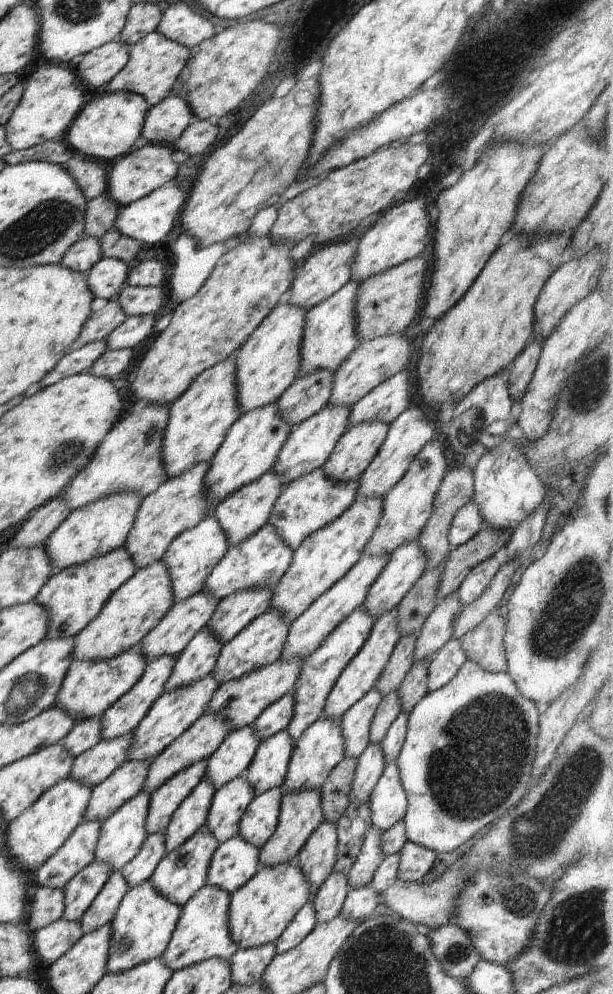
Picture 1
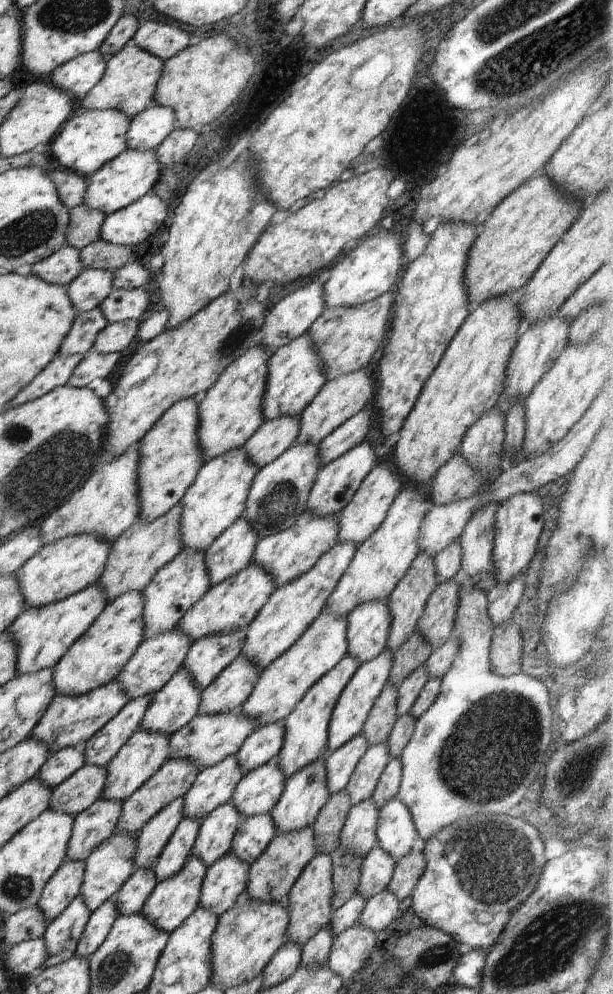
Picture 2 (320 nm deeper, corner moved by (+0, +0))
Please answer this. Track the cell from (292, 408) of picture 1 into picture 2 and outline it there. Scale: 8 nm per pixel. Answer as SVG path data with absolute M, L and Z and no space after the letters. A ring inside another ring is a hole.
M300 415L278 416L274 420L264 421L244 444L246 456L256 462L260 469L274 462L295 444L300 430Z

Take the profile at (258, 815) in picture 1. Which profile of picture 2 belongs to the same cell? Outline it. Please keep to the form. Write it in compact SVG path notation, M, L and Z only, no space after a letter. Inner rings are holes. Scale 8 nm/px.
M270 814L243 818L232 840L231 853L252 865L276 836L277 829Z

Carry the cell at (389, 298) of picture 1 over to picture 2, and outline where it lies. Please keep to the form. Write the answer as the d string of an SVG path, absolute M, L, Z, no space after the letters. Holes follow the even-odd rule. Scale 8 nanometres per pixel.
M388 290L386 294L368 300L358 306L338 306L328 308L309 329L308 334L322 358L322 366L326 370L326 379L333 380L338 376L350 374L354 370L366 368L382 340L384 333L389 331L390 321L393 317L393 306L396 303L394 291Z

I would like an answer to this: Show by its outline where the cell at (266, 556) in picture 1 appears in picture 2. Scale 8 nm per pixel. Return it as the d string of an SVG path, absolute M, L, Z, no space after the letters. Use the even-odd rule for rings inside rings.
M251 563L241 572L211 586L206 594L184 614L176 629L188 634L192 643L202 636L240 630L240 628L246 629L266 605L275 589L276 582L268 574L268 570L264 566L256 566L256 564Z

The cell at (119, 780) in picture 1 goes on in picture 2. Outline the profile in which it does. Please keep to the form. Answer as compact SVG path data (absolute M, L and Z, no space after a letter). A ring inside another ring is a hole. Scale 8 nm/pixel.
M106 798L96 800L90 808L78 814L68 844L67 859L86 861L96 846L115 832L120 814L122 802Z

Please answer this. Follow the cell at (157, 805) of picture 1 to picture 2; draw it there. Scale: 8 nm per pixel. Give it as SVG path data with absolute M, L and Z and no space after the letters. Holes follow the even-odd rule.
M184 796L170 802L154 818L150 818L150 821L146 822L137 835L138 850L134 856L136 868L153 868L155 866L162 850L184 818L182 810L184 810Z

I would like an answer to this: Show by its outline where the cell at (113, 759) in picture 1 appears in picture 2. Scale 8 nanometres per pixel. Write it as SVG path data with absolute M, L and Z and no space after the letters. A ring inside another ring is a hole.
M85 765L52 790L49 807L76 818L101 798L106 776L107 766Z

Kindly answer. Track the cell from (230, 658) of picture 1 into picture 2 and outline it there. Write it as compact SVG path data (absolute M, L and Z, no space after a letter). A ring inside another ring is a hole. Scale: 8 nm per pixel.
M238 654L204 691L198 714L218 714L237 710L254 691L262 668L258 668L246 654Z

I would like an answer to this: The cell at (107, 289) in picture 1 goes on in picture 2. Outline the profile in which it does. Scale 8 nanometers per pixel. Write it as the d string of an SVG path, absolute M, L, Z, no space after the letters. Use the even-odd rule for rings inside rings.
M86 268L67 285L70 302L79 312L89 312L112 294L113 272L105 269Z

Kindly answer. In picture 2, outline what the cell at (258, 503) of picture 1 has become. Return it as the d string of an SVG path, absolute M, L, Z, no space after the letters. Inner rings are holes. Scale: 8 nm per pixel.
M244 516L226 528L205 550L210 585L215 586L247 568L259 540L256 530Z

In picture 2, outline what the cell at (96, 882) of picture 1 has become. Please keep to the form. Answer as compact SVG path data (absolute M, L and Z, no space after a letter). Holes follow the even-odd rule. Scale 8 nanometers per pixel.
M79 895L70 902L58 918L50 922L43 936L48 948L48 962L40 970L36 970L34 975L75 956L78 942L90 916L91 913L84 903L84 898Z

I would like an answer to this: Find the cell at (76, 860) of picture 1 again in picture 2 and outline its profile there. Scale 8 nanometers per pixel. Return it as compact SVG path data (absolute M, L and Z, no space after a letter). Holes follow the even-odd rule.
M67 859L44 886L37 906L42 910L46 924L50 925L80 895L85 864L84 860Z

